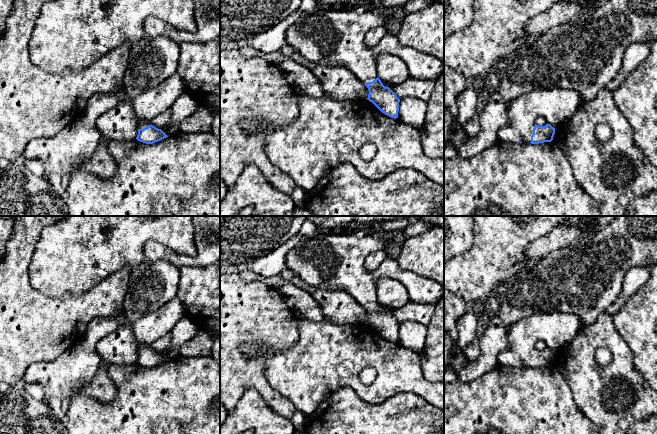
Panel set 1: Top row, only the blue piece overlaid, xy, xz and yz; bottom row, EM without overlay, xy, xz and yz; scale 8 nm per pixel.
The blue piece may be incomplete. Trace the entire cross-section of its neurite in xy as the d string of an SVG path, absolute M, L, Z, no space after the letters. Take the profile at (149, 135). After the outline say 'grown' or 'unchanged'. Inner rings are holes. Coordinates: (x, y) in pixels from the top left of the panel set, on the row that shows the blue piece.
M176 72L162 84L131 99L131 104L140 120L136 139L153 144L168 136L153 126L150 121L167 111L177 98L186 92L181 76Z; grown

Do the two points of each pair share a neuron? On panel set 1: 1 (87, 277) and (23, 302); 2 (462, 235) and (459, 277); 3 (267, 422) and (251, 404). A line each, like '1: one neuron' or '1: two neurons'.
1: two neurons
2: two neurons
3: one neuron

